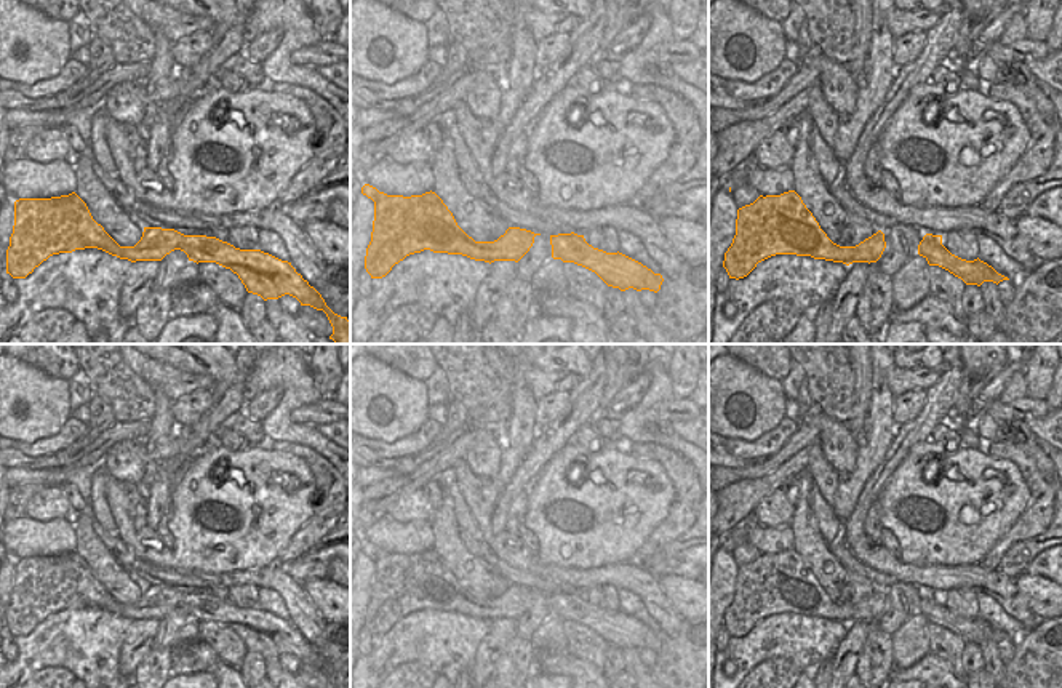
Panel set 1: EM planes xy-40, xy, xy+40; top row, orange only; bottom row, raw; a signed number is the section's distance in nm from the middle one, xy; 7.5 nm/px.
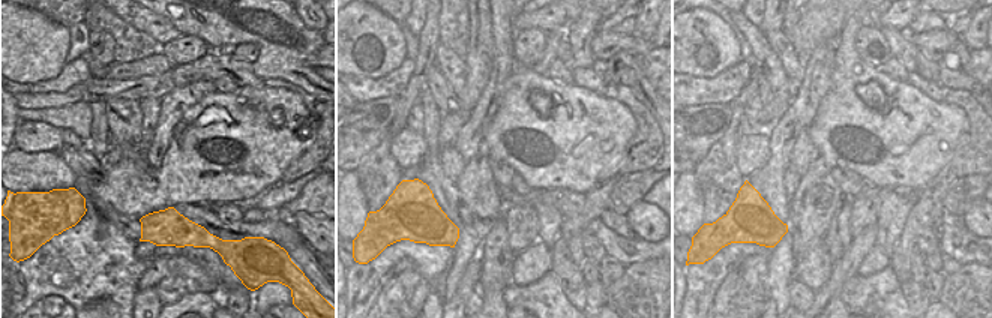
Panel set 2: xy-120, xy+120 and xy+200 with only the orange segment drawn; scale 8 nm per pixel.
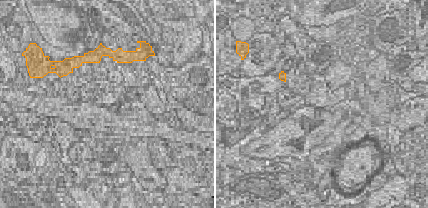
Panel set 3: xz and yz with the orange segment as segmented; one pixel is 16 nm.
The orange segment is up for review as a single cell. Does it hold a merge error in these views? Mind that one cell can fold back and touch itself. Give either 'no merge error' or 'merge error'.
no merge error

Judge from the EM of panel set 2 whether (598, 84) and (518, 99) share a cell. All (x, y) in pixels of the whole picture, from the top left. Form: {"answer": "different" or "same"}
{"answer": "different"}

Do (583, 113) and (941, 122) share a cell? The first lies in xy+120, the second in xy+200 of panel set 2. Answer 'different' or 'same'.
same

